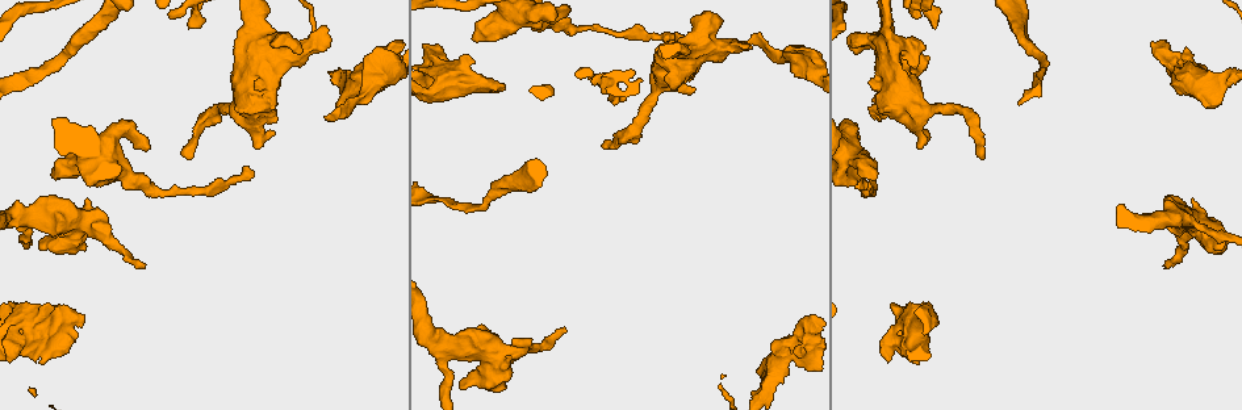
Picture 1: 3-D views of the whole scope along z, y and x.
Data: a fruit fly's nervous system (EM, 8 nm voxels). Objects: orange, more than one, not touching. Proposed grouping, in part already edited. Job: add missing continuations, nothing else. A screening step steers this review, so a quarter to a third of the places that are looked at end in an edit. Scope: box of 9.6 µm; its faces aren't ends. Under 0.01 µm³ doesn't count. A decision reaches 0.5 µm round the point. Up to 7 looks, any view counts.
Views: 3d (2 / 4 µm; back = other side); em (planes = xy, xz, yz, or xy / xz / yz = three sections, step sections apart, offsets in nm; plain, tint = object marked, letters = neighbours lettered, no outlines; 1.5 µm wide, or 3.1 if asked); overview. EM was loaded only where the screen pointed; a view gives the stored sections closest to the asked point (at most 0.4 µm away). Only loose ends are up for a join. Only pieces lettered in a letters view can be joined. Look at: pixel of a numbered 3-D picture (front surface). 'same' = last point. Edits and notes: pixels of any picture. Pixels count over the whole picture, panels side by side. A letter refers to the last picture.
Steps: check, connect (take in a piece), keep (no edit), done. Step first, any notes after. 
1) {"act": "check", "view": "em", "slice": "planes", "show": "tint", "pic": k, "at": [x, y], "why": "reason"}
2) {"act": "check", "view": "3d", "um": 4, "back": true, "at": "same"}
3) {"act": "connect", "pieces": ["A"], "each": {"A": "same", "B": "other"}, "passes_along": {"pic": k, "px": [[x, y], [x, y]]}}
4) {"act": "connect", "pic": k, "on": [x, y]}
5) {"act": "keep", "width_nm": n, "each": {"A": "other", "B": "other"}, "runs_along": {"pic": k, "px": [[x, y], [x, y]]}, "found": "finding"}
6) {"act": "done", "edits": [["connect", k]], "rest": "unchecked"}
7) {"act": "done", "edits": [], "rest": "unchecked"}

{"act": "check", "view": "3d", "um": 2, "pic": 1, "at": [665, 38]}

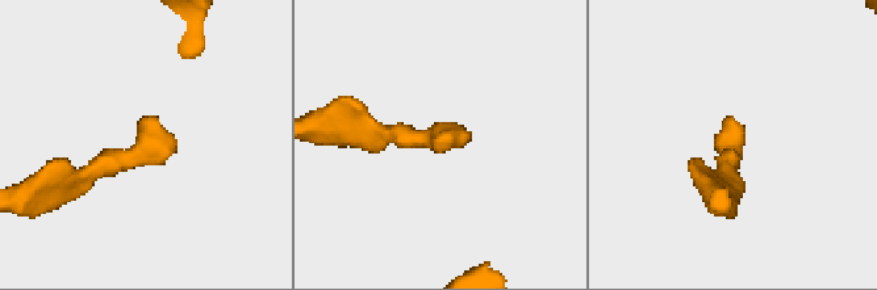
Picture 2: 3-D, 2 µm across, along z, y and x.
{"act": "check", "view": "em", "slice": "xz", "step": 4, "show": "tint", "pic": 2, "at": [729, 118], "why": "shape alone is not enough"}

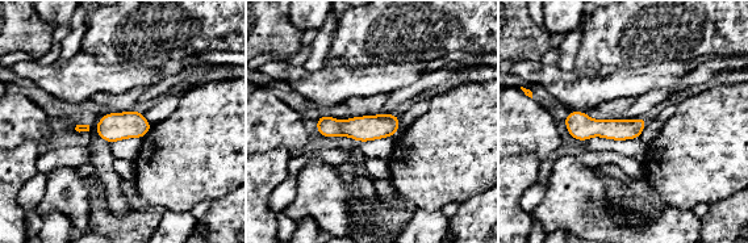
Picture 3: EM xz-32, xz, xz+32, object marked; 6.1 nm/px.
{"act": "check", "view": "em", "slice": "planes", "show": "letters", "at": "same"}

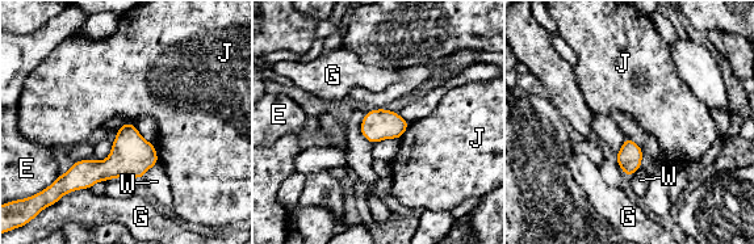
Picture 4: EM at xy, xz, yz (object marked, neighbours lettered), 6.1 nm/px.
{"act": "keep", "width_nm": 80, "longest_contact_nm": ["G", 160], "each": {"E": "other", "G": "other", "J": "other", "W": "other"}, "found": "no lettered piece goes on from it"}

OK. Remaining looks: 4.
{"act": "check", "view": "3d", "um": 4, "pic": 1, "at": [81, 315], "why": "an open end"}

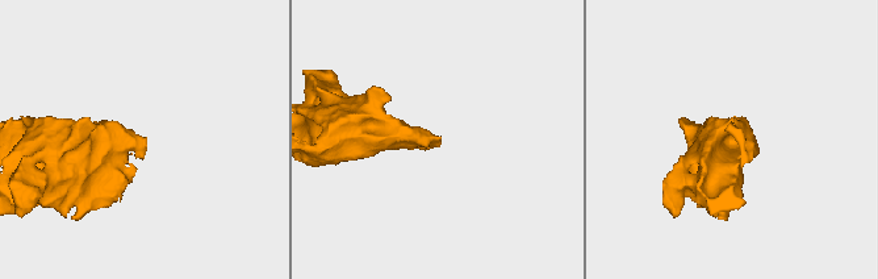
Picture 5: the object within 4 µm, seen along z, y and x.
{"act": "check", "view": "em", "slice": "yz", "step": 8, "show": "tint", "pic": 5, "at": [440, 141], "why": "need the tissue"}

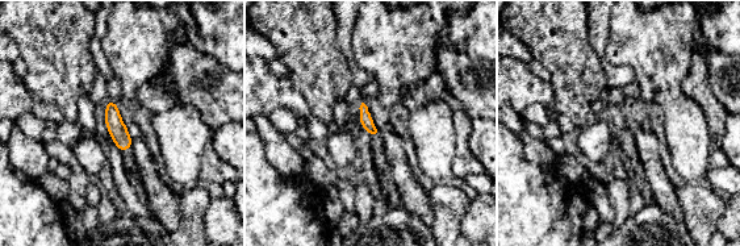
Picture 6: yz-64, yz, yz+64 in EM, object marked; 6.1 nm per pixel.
{"act": "check", "view": "em", "slice": "planes", "show": "letters", "at": "same", "why": "cut it another way"}

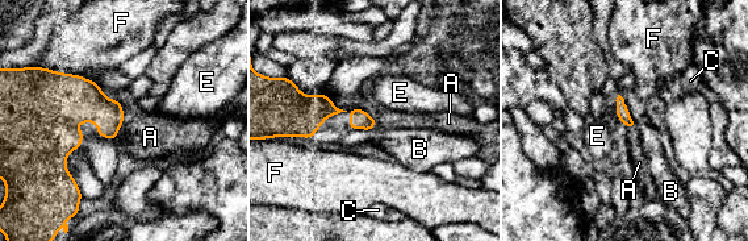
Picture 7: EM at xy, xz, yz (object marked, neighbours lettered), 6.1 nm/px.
{"act": "connect", "pieces": ["A"], "each": {"A": "same", "B": "other", "C": "other", "E": "other", "F": "other"}, "found": "the neuron continues"}

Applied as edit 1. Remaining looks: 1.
{"act": "done", "edits": [["connect", 7]], "rest": "unchecked"}

